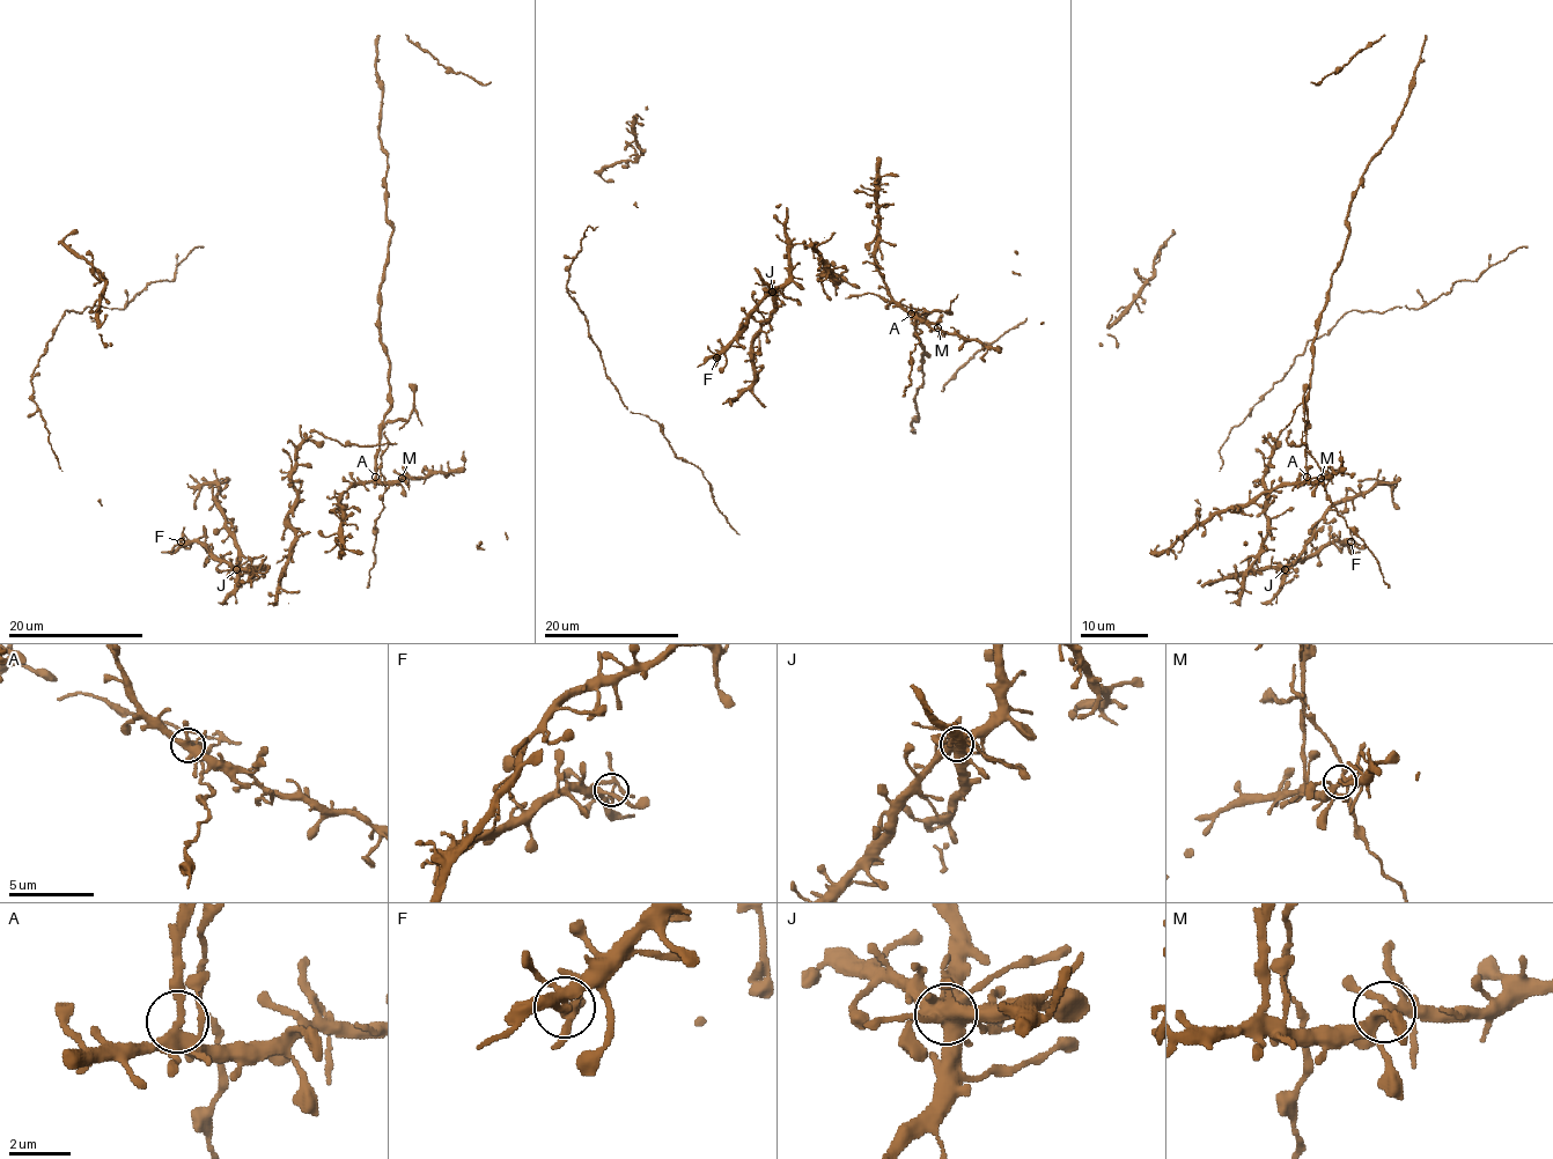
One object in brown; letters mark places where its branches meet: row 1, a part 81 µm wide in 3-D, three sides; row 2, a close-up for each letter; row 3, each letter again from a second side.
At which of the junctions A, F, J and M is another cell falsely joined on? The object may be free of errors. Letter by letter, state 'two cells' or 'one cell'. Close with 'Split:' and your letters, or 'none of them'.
A: two cells
F: one cell
J: one cell
M: one cell
Split: A

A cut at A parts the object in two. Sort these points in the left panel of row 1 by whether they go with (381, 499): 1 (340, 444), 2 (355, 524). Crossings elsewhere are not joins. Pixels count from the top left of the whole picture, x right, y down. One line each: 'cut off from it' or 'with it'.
1: with it
2: cut off from it

